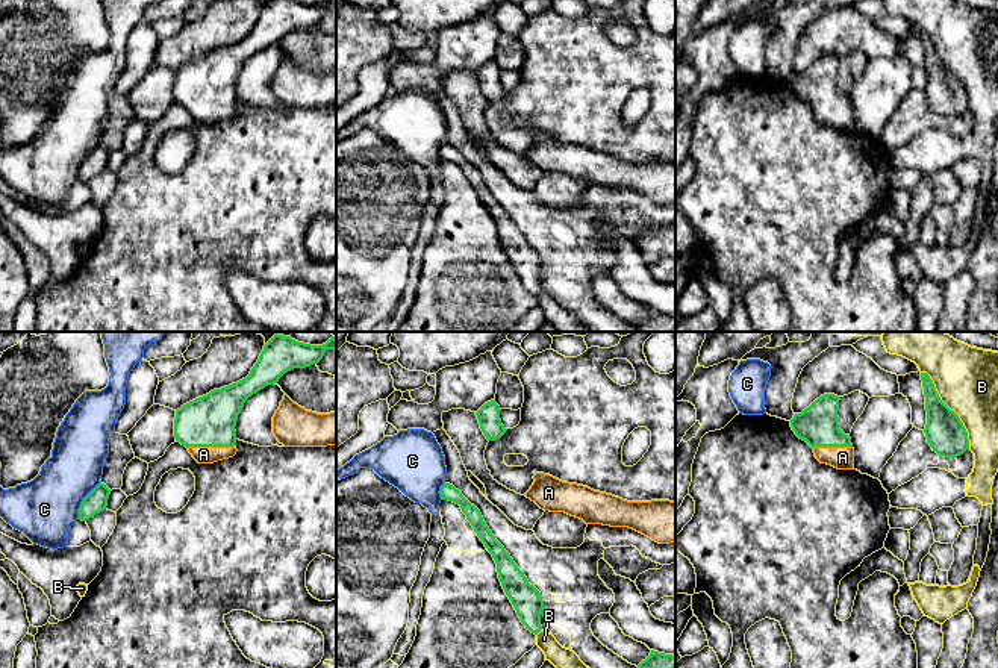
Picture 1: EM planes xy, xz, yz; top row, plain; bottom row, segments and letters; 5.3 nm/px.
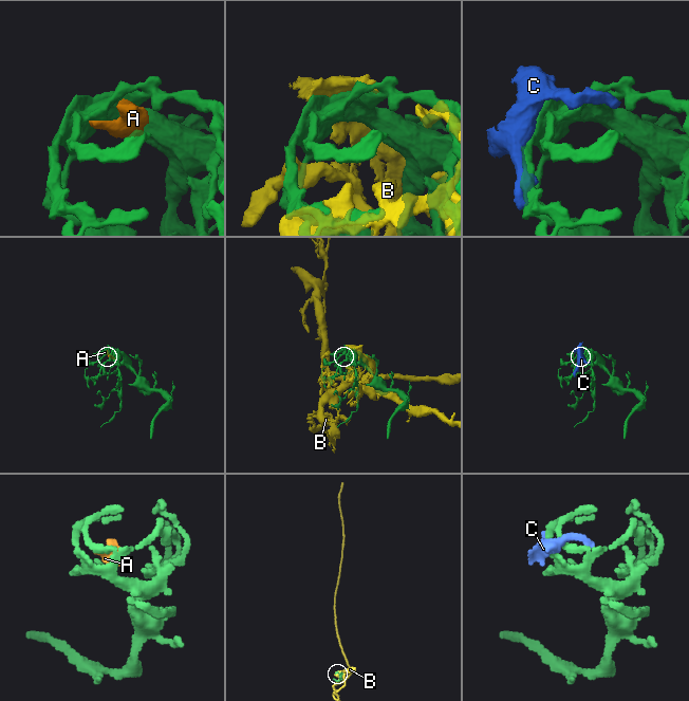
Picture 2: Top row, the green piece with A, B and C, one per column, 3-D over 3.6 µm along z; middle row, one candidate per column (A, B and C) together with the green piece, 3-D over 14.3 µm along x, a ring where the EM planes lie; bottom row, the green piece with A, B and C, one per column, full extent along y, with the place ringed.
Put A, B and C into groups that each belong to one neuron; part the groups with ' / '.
A / B C

